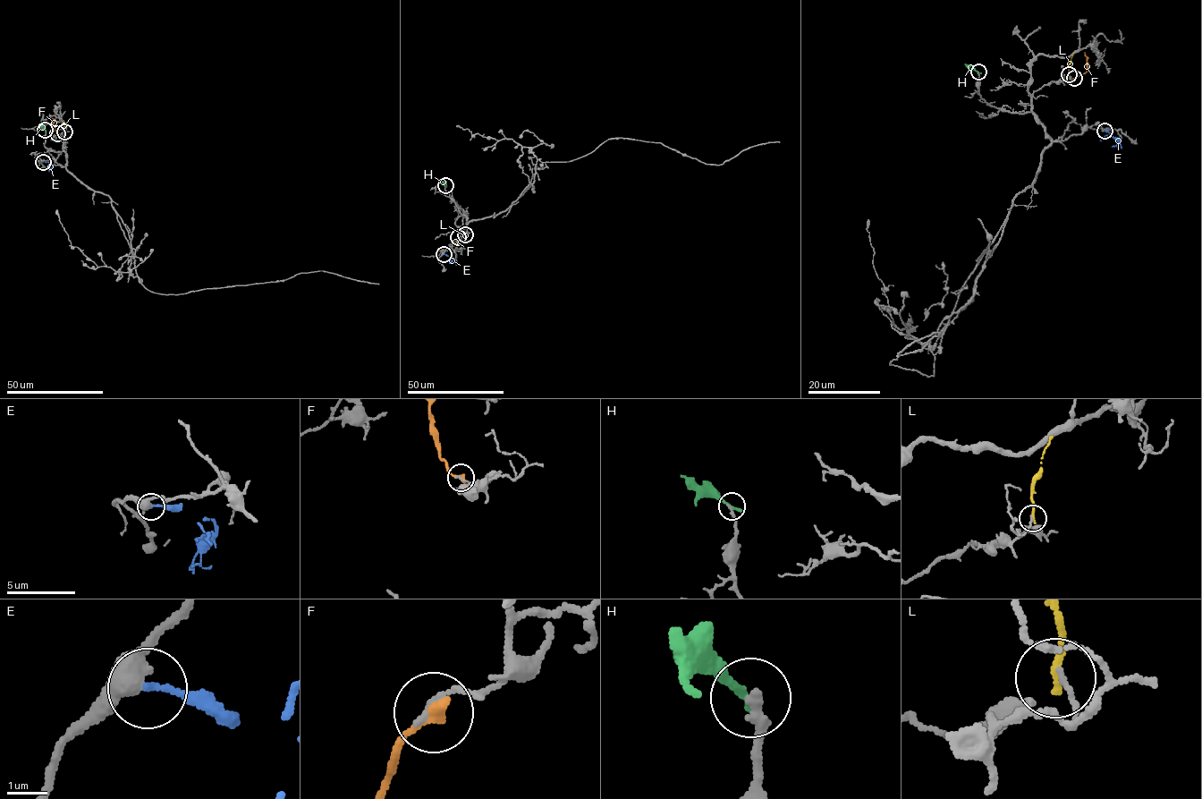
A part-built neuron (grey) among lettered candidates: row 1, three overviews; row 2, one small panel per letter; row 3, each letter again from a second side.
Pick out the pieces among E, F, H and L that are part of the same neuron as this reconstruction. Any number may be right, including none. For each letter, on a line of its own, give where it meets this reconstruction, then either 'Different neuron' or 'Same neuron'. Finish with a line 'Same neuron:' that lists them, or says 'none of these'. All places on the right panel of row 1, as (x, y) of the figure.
E: Touches grey at (1104, 131). Different neuron
F: Touches grey at (1074, 78). Different neuron
H: Touches grey at (978, 72). Different neuron
L: Touches grey at (1069, 74). Different neuron
Same neuron: none of these

